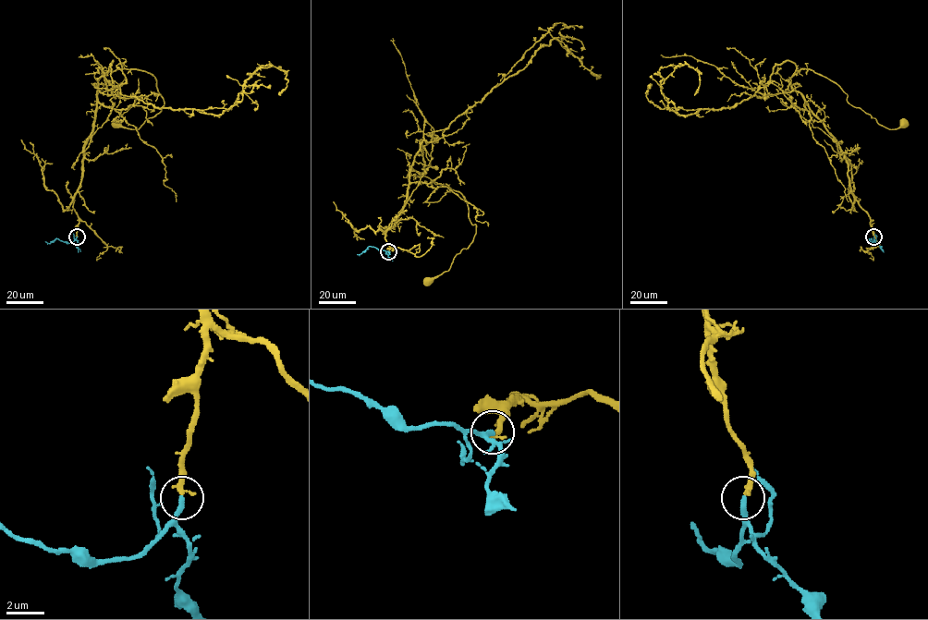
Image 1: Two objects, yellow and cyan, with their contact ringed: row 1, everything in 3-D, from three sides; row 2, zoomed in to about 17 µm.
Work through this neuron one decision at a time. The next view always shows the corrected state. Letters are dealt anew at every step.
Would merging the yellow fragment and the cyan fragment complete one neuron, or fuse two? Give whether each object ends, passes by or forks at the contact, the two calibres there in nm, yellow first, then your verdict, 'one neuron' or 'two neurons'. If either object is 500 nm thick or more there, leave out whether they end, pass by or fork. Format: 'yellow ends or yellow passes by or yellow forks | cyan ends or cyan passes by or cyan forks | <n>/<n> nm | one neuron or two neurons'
yellow ends | cyan ends | 280/280 nm | one neuron

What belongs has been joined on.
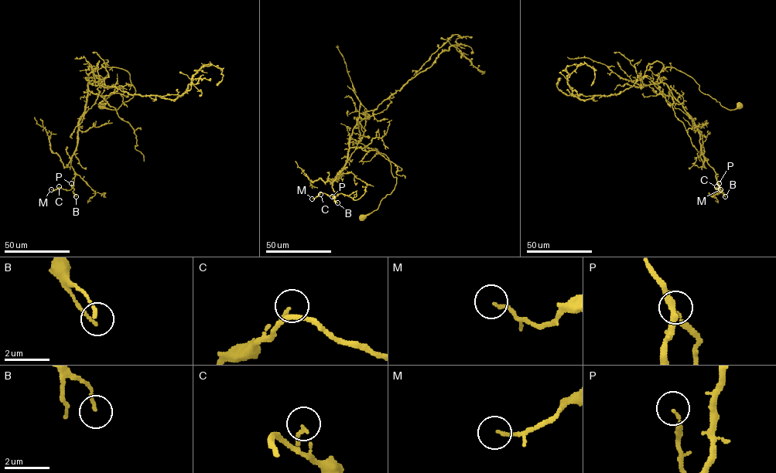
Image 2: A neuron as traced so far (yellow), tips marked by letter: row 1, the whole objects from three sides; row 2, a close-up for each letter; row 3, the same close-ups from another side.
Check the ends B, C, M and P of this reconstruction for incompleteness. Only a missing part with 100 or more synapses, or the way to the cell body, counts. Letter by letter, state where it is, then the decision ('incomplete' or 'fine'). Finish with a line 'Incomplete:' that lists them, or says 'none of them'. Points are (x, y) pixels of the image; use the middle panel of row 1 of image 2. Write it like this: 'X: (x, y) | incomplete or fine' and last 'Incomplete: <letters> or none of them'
B: (337, 202) | fine
C: (320, 194) | fine
M: (312, 199) | fine
P: (332, 196) | fine
Incomplete: none of them

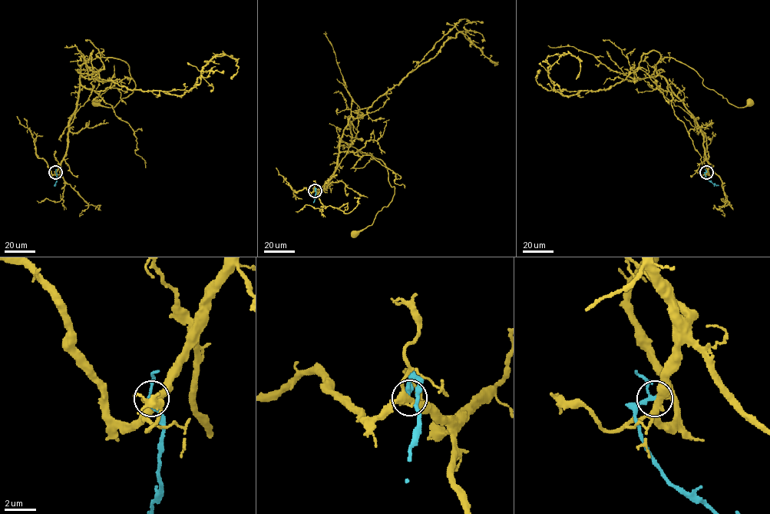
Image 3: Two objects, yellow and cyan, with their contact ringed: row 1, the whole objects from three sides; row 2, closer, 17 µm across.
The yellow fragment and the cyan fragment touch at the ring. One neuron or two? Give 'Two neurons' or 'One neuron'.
Two neurons

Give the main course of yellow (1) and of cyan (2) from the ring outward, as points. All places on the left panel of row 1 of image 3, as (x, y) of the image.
1: (55, 172), (67, 150), (81, 66), (97, 58), (124, 61), (135, 83), (133, 91), (114, 107), (94, 103)
2: (55, 172), (54, 185)

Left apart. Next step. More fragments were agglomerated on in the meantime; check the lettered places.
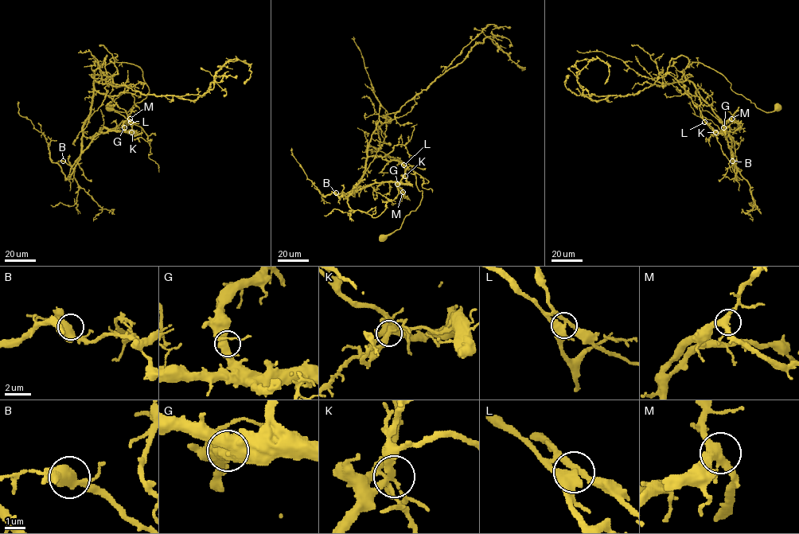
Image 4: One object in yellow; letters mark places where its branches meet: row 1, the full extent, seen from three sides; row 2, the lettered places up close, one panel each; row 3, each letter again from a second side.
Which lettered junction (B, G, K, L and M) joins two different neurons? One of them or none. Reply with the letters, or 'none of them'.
L

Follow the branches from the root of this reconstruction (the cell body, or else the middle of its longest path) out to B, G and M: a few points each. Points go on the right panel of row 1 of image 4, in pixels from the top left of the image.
B: (778, 108), (758, 109), (702, 63), (684, 70), (723, 124), (732, 161)
G: (778, 108), (758, 109), (721, 74), (693, 62), (683, 75), (695, 84), (702, 119), (718, 132), (723, 127)
M: (778, 108), (758, 109), (702, 63), (687, 67), (683, 75), (695, 84), (704, 122), (720, 132), (731, 118)

